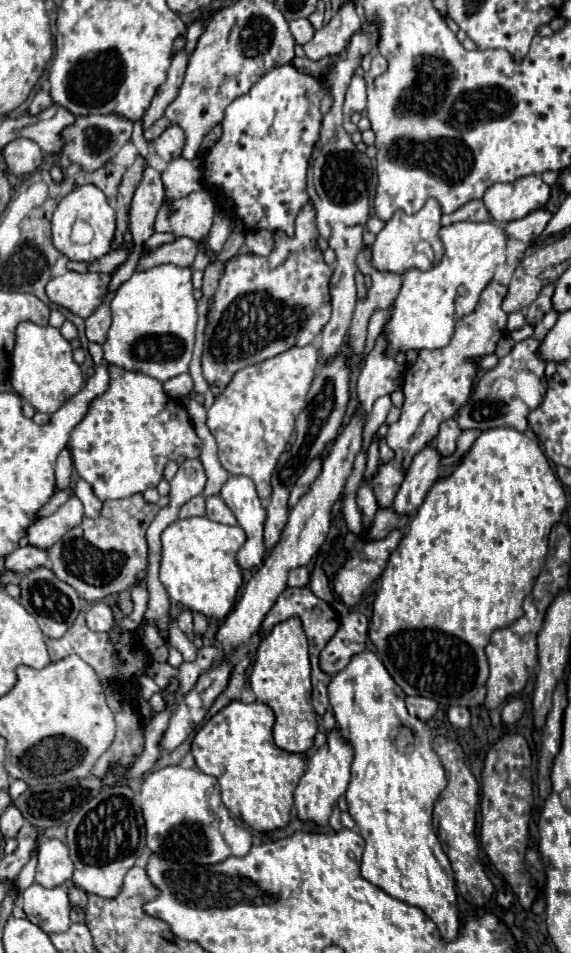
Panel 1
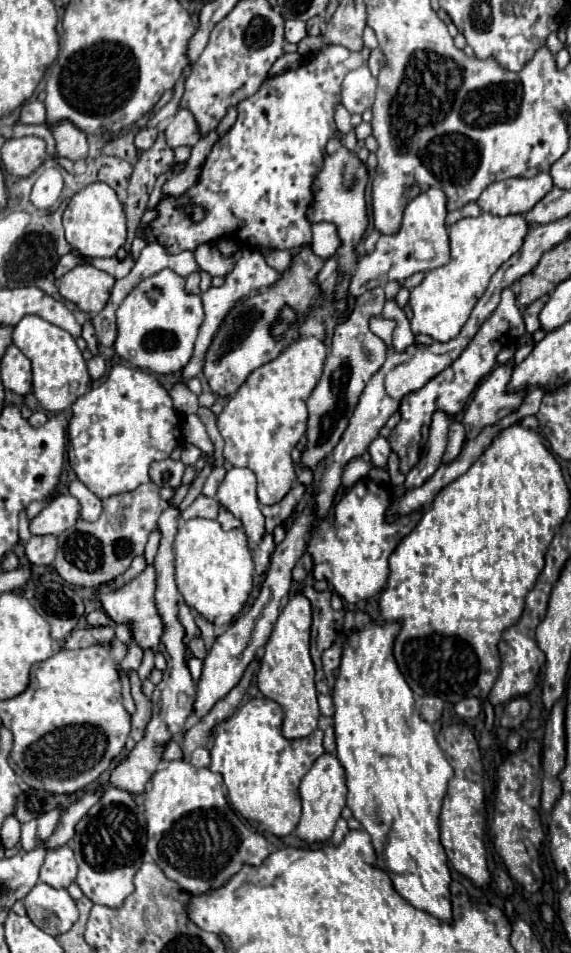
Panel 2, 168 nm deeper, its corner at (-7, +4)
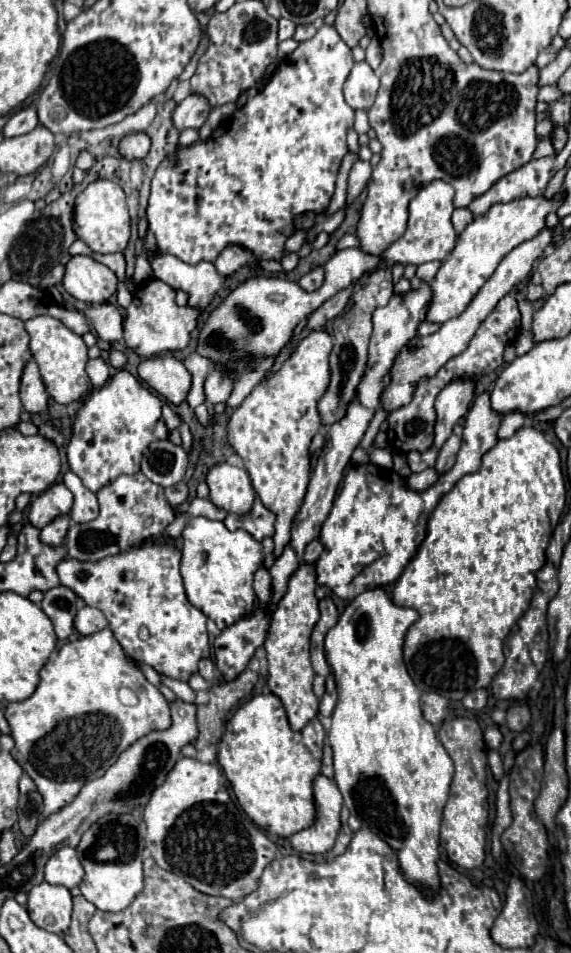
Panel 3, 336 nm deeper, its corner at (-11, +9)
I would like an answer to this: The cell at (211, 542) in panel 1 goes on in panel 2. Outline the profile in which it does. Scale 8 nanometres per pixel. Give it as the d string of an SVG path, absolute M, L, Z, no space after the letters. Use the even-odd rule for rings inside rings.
M189 519L179 525L177 537L175 537L175 581L177 589L183 595L185 603L189 607L195 607L205 619L209 619L213 625L225 625L231 623L231 619L243 609L251 587L253 587L253 559L251 551L247 547L247 535L243 529L231 529L223 531L219 521L213 519Z

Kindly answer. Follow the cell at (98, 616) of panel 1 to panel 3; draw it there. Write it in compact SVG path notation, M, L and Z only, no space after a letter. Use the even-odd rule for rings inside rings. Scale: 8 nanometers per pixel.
M85 606L85 608L81 608L81 610L75 614L73 626L77 628L77 632L79 632L81 636L89 636L89 634L93 634L93 632L99 632L99 630L107 628L109 622L107 622L107 618L103 616L101 610L91 608L91 606Z

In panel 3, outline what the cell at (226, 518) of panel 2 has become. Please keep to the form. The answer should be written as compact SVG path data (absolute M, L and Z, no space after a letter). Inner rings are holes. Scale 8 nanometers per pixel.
M255 498L255 504L251 512L247 514L229 514L225 518L225 526L229 530L247 530L255 540L265 540L274 534L275 514L271 514L259 498Z

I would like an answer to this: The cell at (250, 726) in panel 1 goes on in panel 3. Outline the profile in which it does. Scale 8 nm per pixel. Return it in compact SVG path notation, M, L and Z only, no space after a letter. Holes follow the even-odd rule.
M259 694L245 702L227 722L225 734L219 744L217 760L223 773L237 796L239 806L247 812L247 816L269 834L279 838L289 838L295 832L309 828L315 822L315 798L313 798L313 780L321 772L321 756L325 744L325 728L315 718L301 730L291 730L285 708L275 694Z

